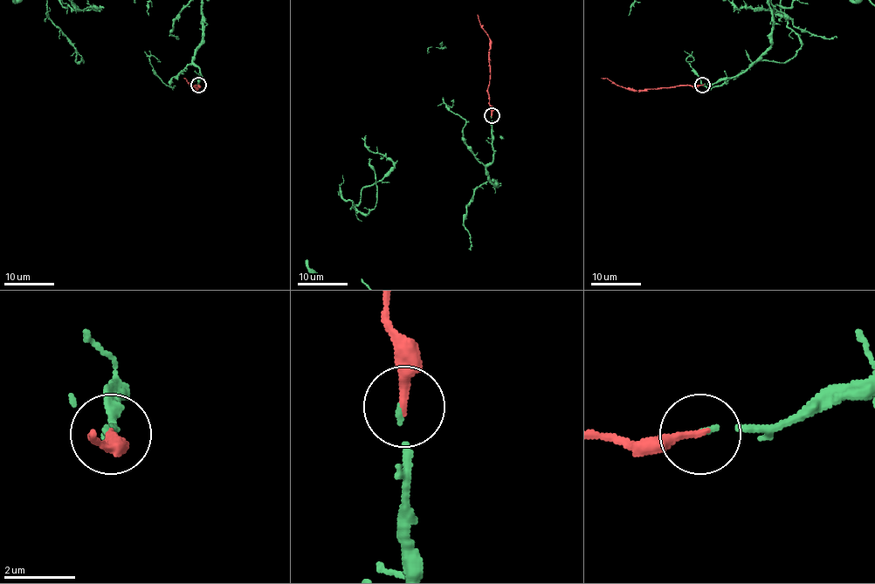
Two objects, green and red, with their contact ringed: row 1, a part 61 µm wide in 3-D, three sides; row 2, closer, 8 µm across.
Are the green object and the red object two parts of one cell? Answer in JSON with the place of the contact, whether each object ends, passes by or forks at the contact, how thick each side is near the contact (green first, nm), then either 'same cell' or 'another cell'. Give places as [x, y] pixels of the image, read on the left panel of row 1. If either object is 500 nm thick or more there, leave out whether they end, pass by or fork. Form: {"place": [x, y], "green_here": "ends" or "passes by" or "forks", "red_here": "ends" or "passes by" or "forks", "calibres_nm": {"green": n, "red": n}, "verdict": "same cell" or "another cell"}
{"place": [198, 85], "green_here": "ends", "red_here": "ends", "calibres_nm": {"green": 110, "red": 240}, "verdict": "same cell"}

